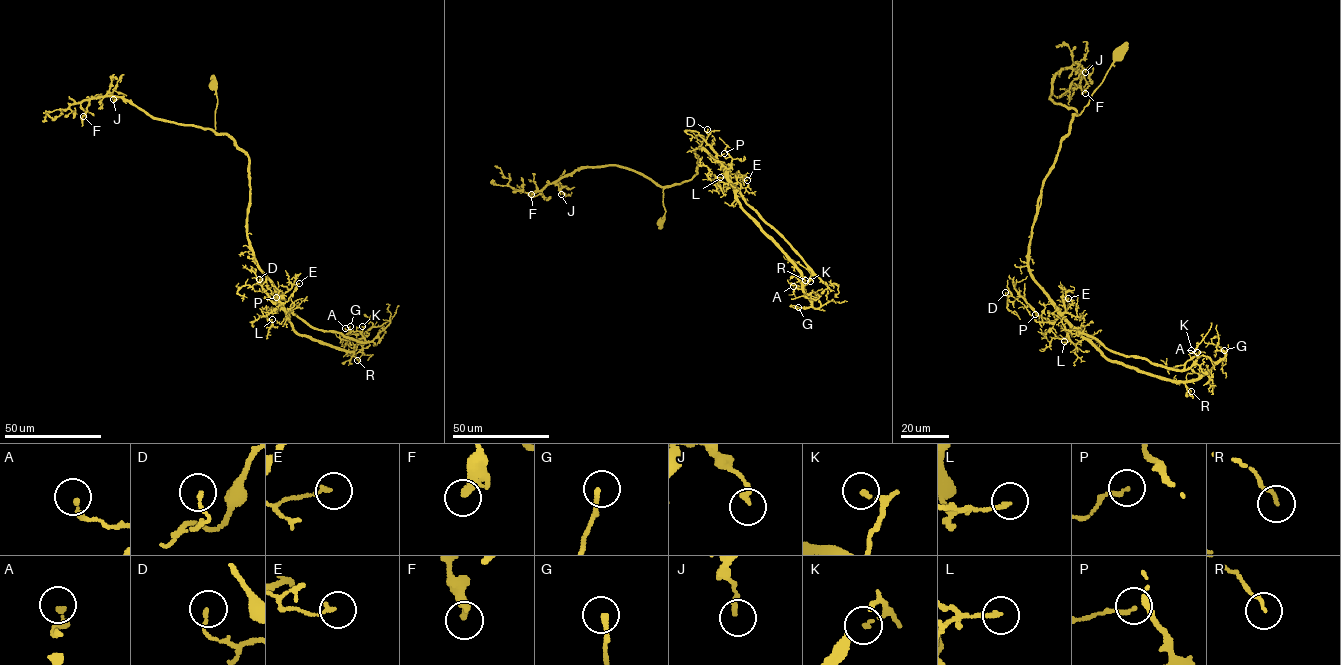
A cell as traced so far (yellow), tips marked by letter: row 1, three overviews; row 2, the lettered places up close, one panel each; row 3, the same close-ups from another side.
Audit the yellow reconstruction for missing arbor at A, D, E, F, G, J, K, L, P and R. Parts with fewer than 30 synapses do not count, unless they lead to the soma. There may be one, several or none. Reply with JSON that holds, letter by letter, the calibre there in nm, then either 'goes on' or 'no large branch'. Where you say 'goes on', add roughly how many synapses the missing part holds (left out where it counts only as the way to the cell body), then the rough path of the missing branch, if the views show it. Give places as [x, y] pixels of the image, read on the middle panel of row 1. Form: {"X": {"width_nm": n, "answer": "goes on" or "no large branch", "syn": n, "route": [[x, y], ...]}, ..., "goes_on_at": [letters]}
{"A": {"width_nm": 240, "answer": "no large branch"}, "D": {"width_nm": 130, "answer": "no large branch"}, "E": {"width_nm": 130, "answer": "no large branch"}, "F": {"width_nm": 280, "answer": "no large branch"}, "G": {"width_nm": 200, "answer": "no large branch"}, "J": {"width_nm": 190, "answer": "no large branch"}, "K": {"width_nm": 120, "answer": "no large branch"}, "L": {"width_nm": 150, "answer": "no large branch"}, "P": {"width_nm": 110, "answer": "no large branch"}, "R": {"width_nm": 130, "answer": "no large branch"}, "goes_on_at": []}

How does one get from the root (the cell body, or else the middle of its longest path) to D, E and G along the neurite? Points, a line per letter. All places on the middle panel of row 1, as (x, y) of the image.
D: (661, 222), (665, 213), (663, 190), (688, 181), (697, 173), (697, 148), (725, 171), (706, 142), (707, 129)
E: (661, 222), (665, 213), (663, 190), (688, 181), (697, 173), (697, 148), (702, 147), (731, 177), (747, 180)
G: (661, 222), (663, 190), (697, 173), (702, 147), (800, 273), (811, 305), (798, 307)

